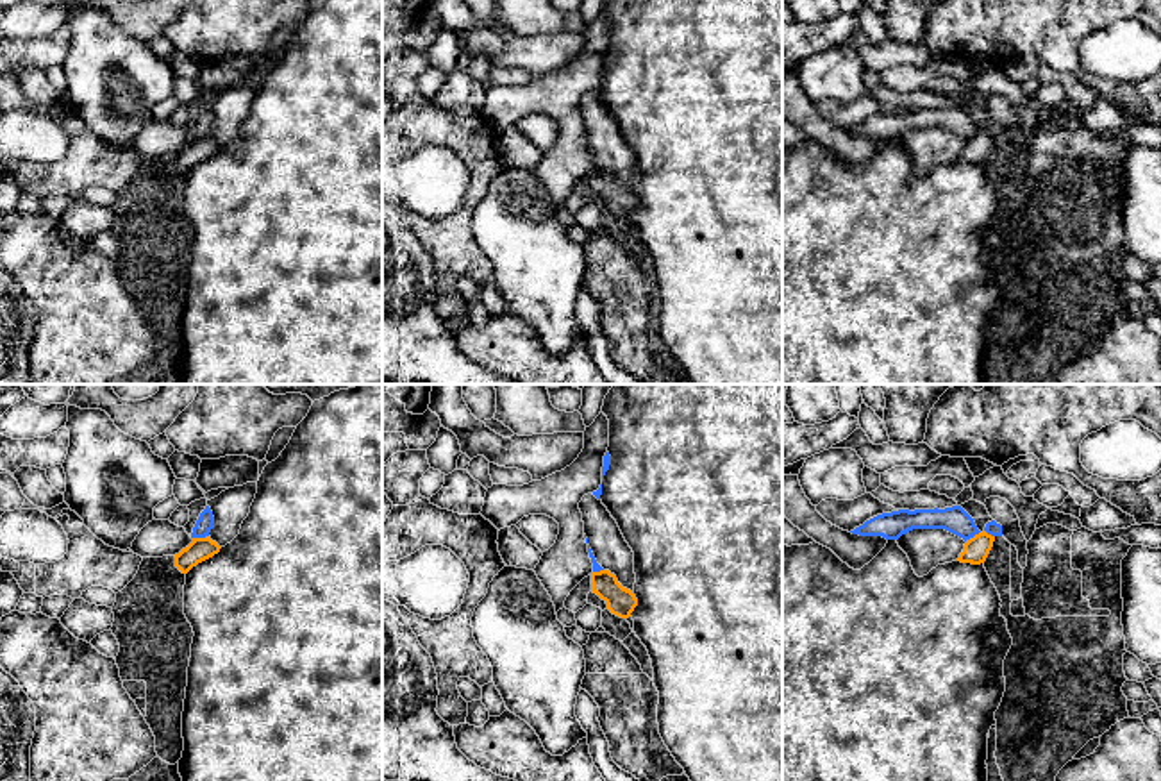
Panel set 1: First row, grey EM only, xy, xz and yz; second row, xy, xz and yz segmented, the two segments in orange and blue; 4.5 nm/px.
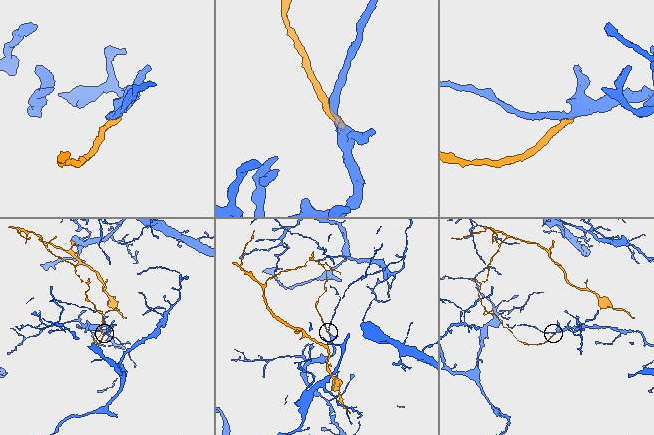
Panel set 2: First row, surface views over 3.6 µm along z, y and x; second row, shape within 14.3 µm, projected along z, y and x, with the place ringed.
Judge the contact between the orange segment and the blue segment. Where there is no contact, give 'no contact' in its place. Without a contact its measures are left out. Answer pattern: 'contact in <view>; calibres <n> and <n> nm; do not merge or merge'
contact in xy; calibres 110 and 80 nm; do not merge

